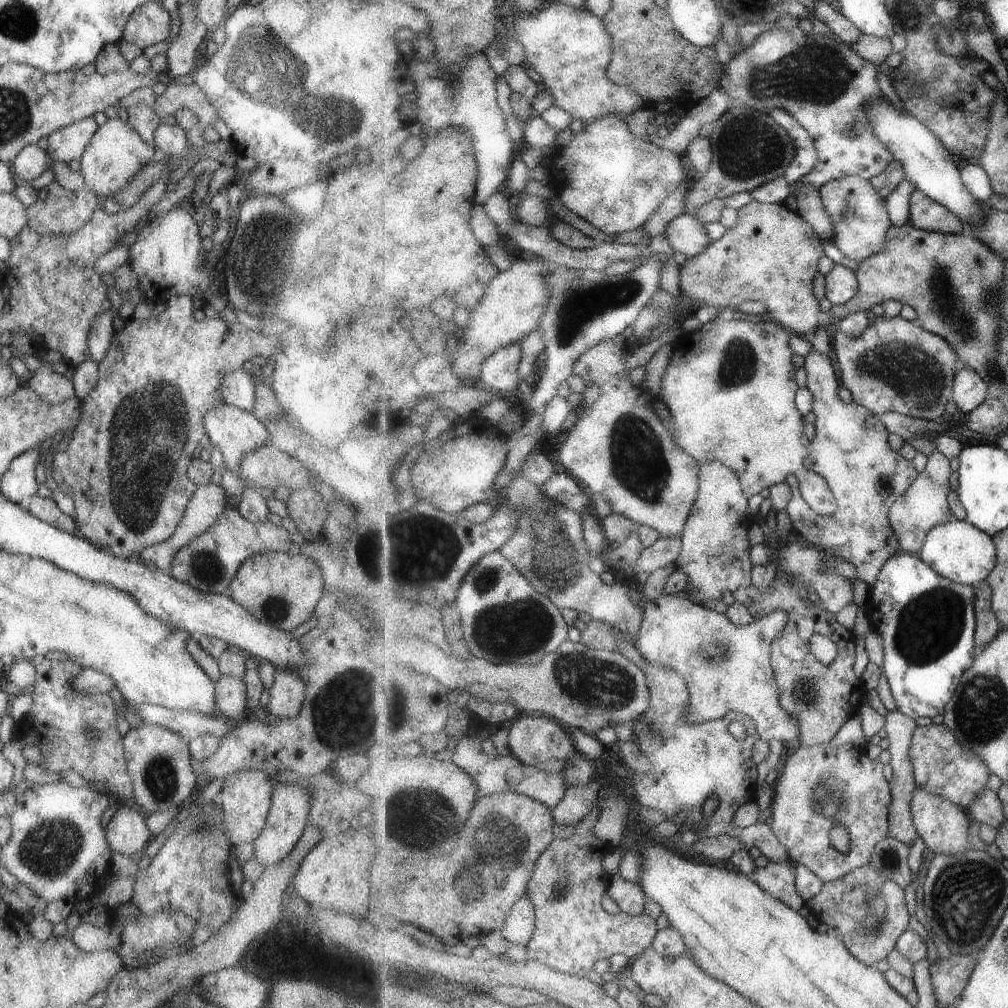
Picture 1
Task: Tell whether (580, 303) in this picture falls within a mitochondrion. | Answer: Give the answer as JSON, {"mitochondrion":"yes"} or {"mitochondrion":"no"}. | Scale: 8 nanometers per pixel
{"mitochondrion":"yes"}

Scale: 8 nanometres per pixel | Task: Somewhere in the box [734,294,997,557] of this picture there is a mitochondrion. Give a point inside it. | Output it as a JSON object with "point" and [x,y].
{"point":[915,376]}

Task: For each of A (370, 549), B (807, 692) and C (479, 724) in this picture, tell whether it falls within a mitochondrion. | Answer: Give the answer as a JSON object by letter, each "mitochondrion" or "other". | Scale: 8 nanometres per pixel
{"A":"mitochondrion","B":"mitochondrion","C":"other"}

